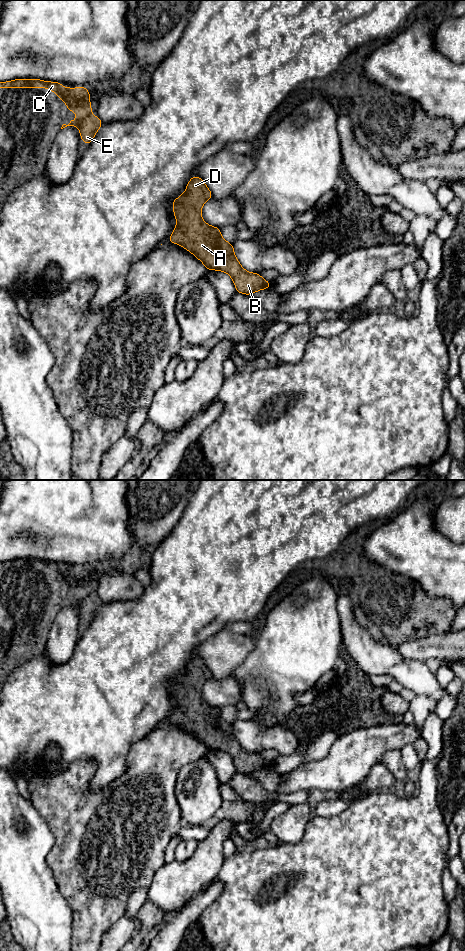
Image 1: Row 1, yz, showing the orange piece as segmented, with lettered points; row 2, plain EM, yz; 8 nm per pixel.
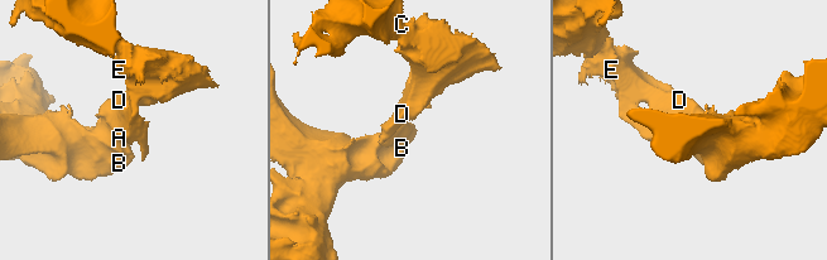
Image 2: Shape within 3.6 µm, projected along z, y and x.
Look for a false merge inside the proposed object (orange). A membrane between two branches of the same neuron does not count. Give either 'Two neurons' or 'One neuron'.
One neuron

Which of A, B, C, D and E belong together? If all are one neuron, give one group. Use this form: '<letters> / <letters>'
A B C D E

